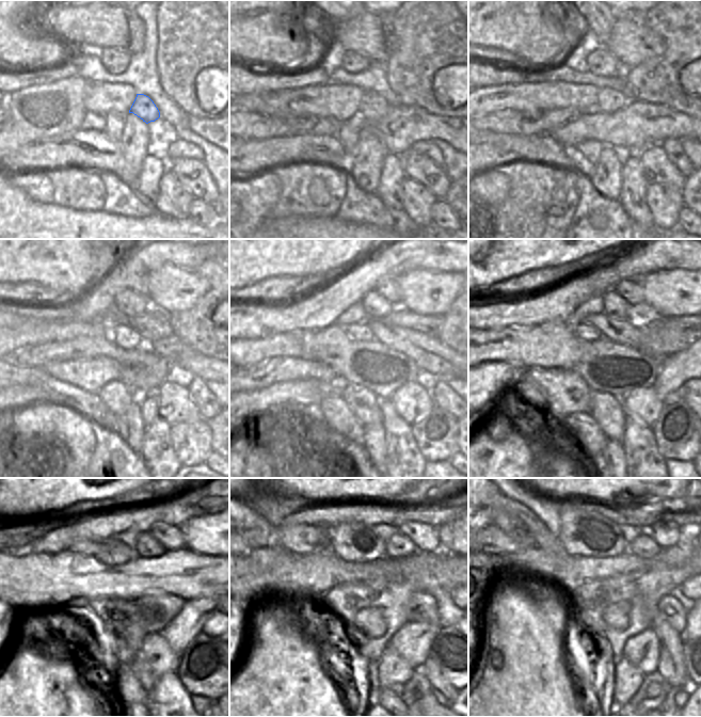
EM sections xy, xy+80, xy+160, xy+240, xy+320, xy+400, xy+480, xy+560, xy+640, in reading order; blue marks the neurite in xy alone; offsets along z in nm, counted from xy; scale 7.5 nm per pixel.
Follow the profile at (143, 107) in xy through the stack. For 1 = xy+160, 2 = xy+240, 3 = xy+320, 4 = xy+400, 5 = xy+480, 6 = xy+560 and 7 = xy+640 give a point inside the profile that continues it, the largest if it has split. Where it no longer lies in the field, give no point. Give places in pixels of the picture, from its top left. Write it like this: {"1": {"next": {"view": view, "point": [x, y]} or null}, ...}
{"1": {"next": {"view": "xy+160", "point": [609, 100]}}, "2": {"next": {"view": "xy+240", "point": [125, 337]}}, "3": {"next": {"view": "xy+320", "point": [360, 331]}}, "4": {"next": {"view": "xy+400", "point": [585, 331]}}, "5": {"next": {"view": "xy+480", "point": [108, 548]}}, "6": {"next": {"view": "xy+560", "point": [351, 541]}}, "7": {"next": {"view": "xy+640", "point": [584, 532]}}}

